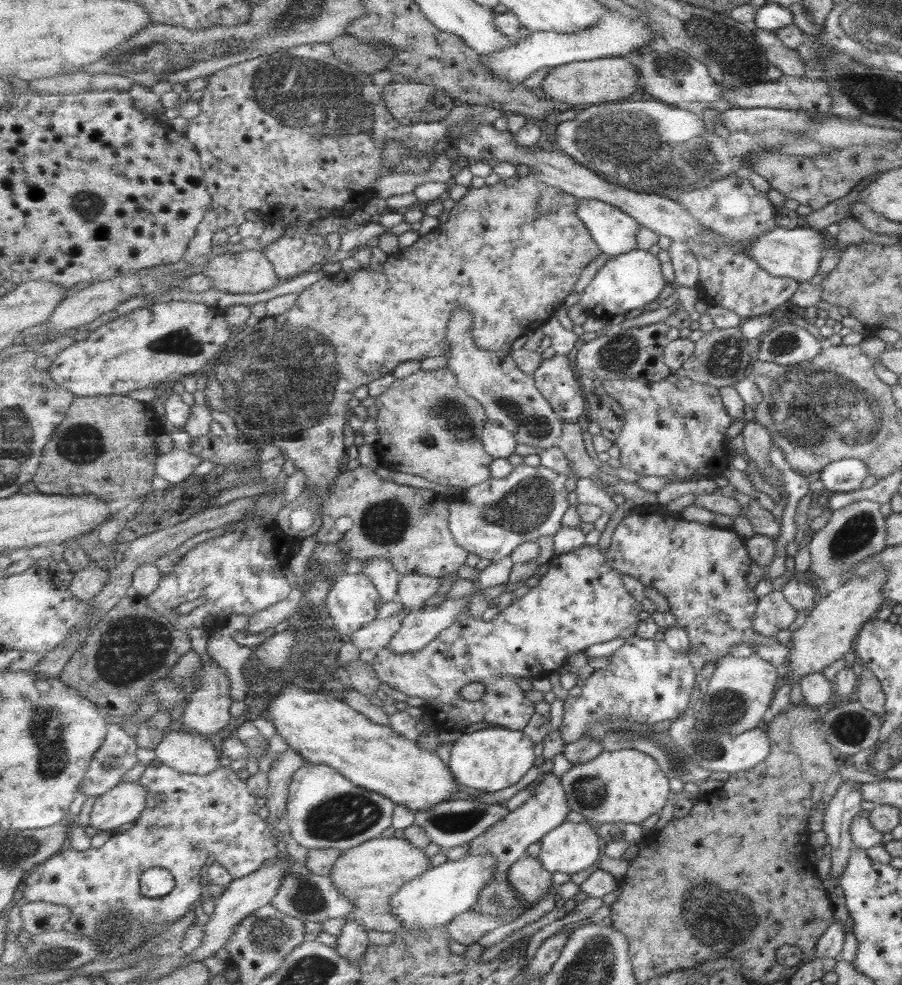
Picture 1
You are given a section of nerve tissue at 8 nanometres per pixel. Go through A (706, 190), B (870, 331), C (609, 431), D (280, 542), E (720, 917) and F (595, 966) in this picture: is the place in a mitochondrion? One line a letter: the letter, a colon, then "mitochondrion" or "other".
A: mitochondrion
B: other
C: other
D: other
E: mitochondrion
F: mitochondrion

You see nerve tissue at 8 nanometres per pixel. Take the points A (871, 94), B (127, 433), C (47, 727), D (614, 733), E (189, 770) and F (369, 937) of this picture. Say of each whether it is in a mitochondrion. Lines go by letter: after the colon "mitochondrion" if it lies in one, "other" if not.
A: mitochondrion
B: other
C: mitochondrion
D: mitochondrion
E: other
F: other

